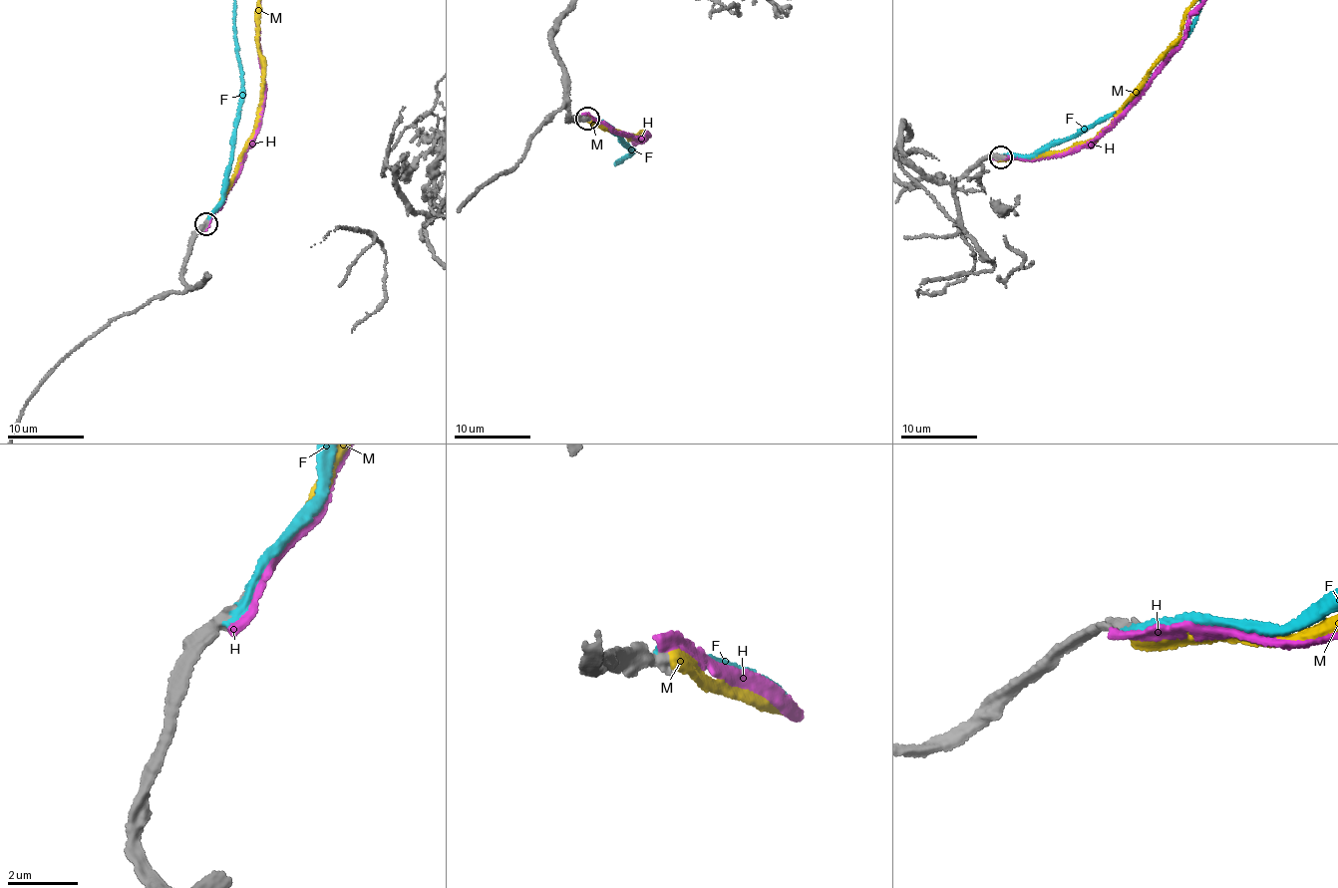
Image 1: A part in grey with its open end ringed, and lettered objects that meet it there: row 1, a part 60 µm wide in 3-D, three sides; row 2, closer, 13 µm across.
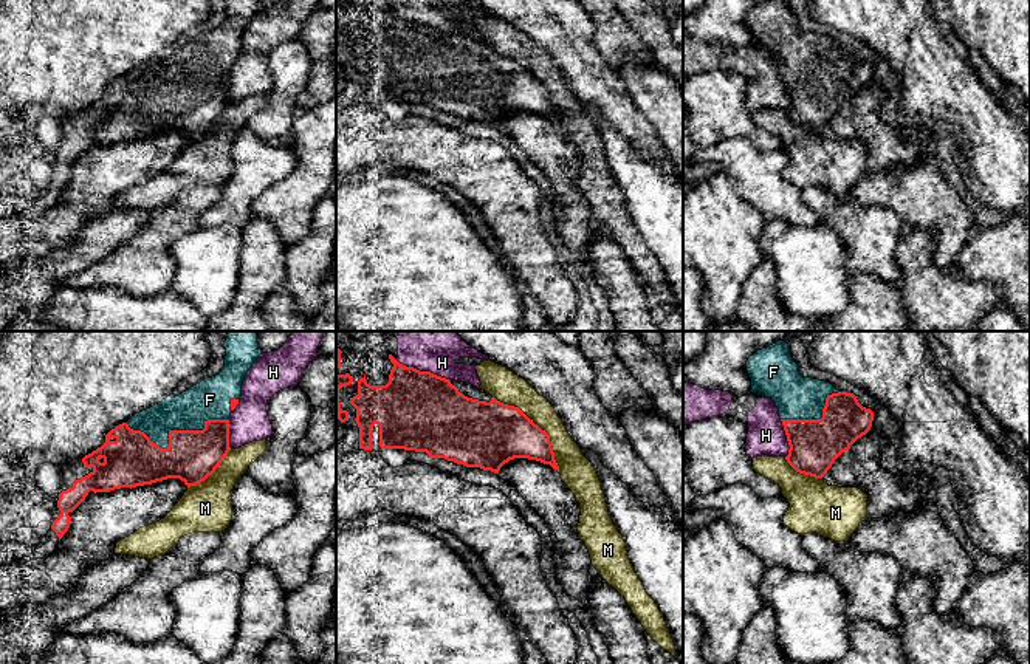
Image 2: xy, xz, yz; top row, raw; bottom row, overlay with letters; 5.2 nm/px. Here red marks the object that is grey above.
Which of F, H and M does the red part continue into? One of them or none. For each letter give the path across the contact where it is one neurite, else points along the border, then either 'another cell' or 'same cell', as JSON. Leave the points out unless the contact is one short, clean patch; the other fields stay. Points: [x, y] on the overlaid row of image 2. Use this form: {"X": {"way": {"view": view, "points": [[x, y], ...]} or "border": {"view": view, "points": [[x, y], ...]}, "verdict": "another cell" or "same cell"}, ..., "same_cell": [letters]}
{"F": {"verdict": "same cell"}, "H": {"verdict": "another cell"}, "M": {"verdict": "another cell"}, "same_cell": ["F"]}

